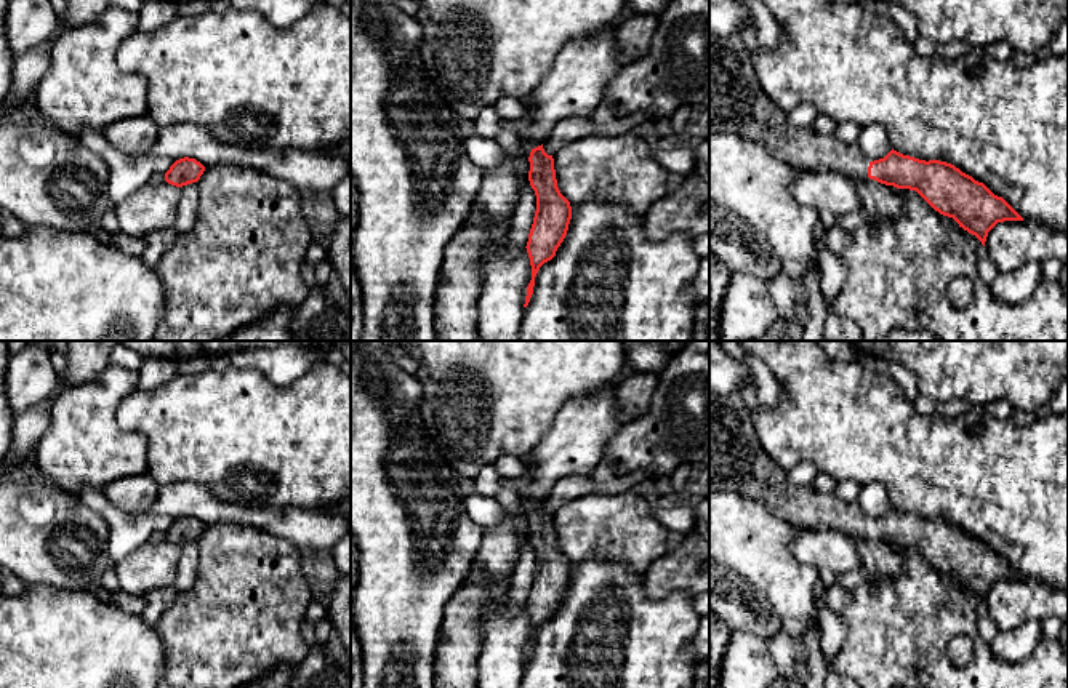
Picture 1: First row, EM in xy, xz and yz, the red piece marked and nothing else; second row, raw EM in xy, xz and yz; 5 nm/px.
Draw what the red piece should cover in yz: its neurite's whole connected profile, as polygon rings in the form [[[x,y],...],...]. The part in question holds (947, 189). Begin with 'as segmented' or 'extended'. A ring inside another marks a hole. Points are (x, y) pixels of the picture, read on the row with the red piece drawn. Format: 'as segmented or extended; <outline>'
extended; [[[709,34],[709,133],[732,133],[759,142],[801,170],[834,171],[916,190],[983,246],[998,222],[1023,221],[1002,197],[951,163],[925,162],[893,149],[884,158],[868,162],[857,144],[793,126],[759,86],[740,34],[724,38]]]

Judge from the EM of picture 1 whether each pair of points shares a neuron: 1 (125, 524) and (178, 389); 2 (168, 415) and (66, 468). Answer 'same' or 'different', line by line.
1: different
2: different

